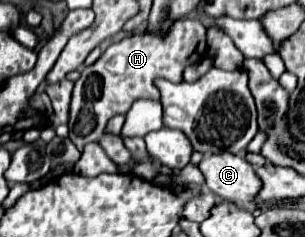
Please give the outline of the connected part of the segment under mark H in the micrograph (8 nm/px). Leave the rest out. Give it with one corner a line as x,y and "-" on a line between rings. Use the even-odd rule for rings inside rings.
177,20
165,36
149,36
149,32
135,32
111,44
95,64
87,66
73,88
69,112
69,138
81,150
87,142
97,142
105,132
109,118
127,114
131,104
139,98
159,100
155,86
157,78
181,82
183,70
207,54
207,28
199,20

